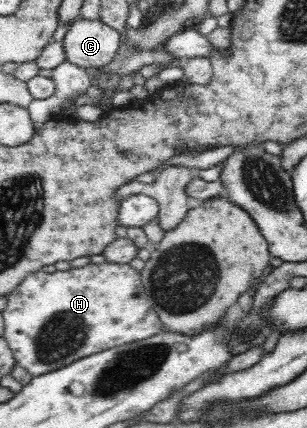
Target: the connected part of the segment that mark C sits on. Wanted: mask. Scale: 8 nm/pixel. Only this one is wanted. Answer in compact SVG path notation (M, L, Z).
M80 18L69 24L62 40L66 60L81 68L101 68L119 48L119 33L97 20Z

